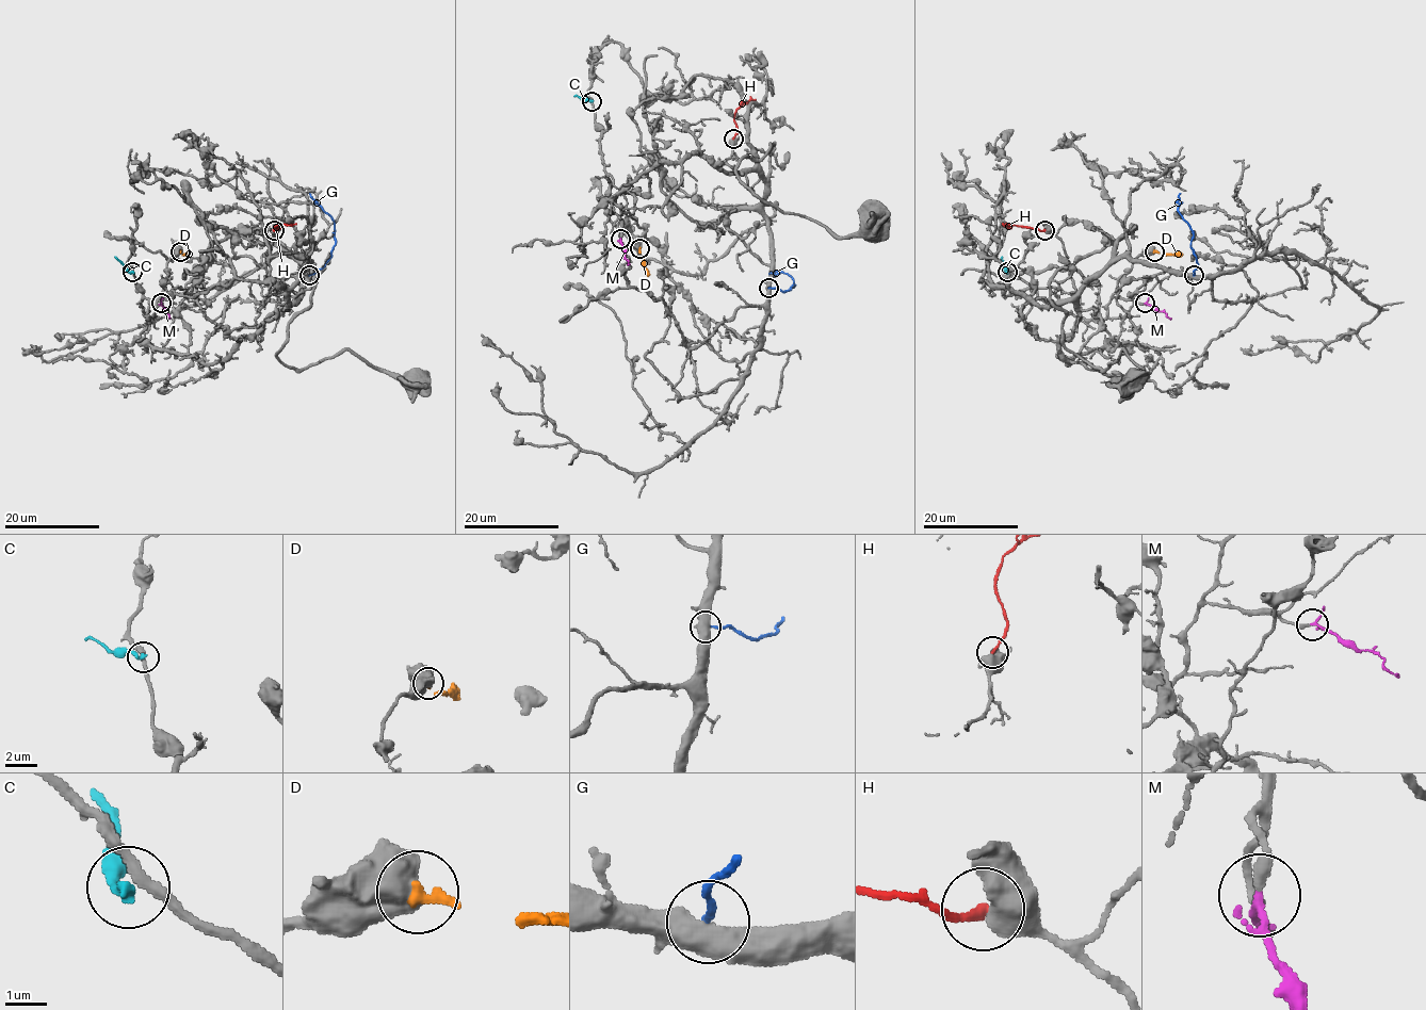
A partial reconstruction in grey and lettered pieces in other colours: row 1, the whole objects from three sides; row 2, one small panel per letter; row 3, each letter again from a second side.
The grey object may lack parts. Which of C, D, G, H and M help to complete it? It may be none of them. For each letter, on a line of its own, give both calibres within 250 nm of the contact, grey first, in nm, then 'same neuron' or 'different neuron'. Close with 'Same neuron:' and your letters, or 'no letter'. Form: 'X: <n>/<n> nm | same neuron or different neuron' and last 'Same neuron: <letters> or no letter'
C: 240/260 nm | different neuron
D: 750/260 nm | different neuron
G: 600/140 nm | different neuron
H: 750/200 nm | different neuron
M: 280/120 nm | same neuron
Same neuron: M

